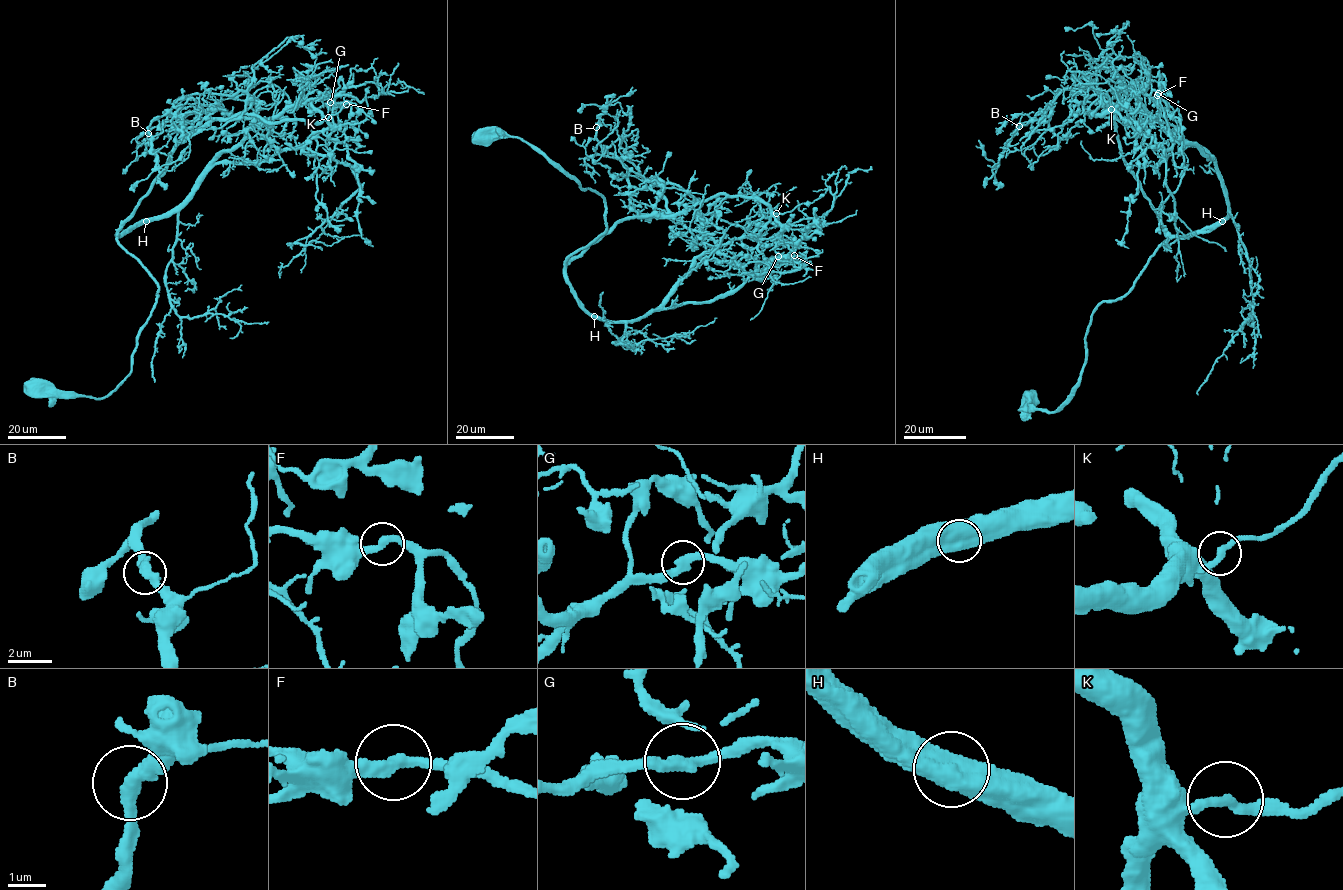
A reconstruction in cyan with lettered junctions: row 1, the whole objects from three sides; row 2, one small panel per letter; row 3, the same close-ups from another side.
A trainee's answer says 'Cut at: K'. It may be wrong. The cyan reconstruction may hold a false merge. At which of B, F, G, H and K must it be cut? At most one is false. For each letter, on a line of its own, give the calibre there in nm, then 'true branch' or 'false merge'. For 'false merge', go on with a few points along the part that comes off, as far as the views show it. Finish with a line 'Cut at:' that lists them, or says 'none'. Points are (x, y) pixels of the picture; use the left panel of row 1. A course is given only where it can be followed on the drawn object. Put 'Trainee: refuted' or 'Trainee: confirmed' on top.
Trainee: refuted
B: 400 nm thick; true branch
F: 320 nm thick; true branch
G: 340 nm thick; true branch
H: 700 nm thick; true branch
K: 280 nm thick; true branch
Cut at: none

